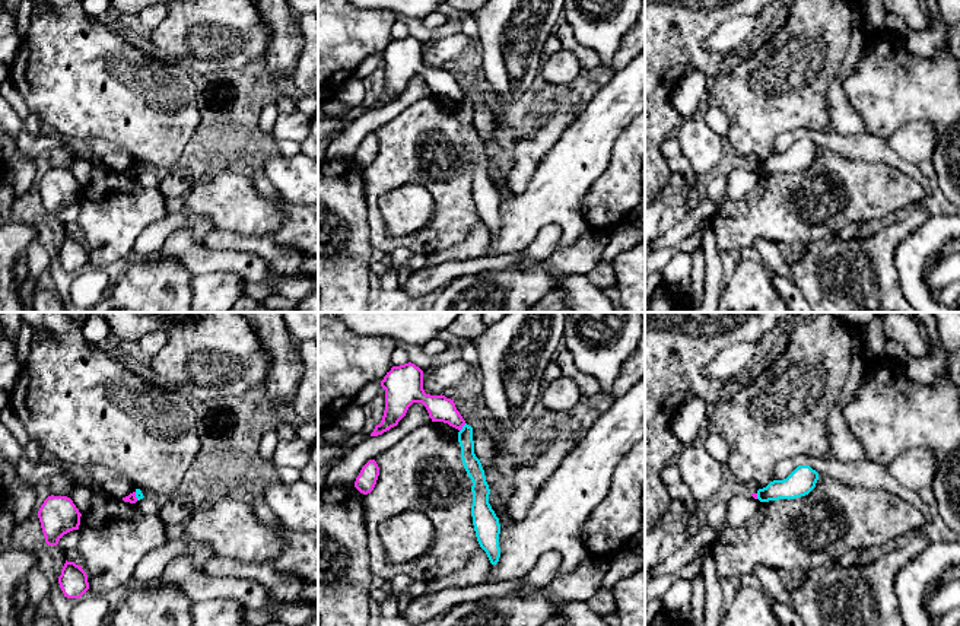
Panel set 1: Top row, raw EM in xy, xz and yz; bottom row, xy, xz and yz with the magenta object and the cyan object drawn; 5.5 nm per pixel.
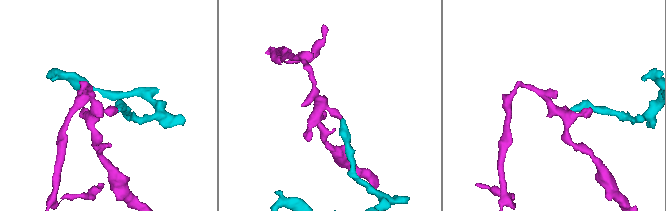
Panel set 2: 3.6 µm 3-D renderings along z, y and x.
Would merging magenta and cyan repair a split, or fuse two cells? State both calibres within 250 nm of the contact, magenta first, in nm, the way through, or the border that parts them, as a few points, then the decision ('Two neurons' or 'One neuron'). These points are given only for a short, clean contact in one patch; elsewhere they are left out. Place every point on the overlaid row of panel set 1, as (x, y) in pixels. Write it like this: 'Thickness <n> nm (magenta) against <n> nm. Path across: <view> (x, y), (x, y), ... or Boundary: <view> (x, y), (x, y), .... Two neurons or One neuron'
Thickness 140 nm (magenta) against 90 nm. Boundary: xz (466, 423), (460, 431). Two neurons

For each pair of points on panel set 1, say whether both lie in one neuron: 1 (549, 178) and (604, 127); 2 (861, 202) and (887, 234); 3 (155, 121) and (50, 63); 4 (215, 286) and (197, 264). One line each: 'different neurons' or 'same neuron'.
1: same neuron
2: different neurons
3: same neuron
4: different neurons

